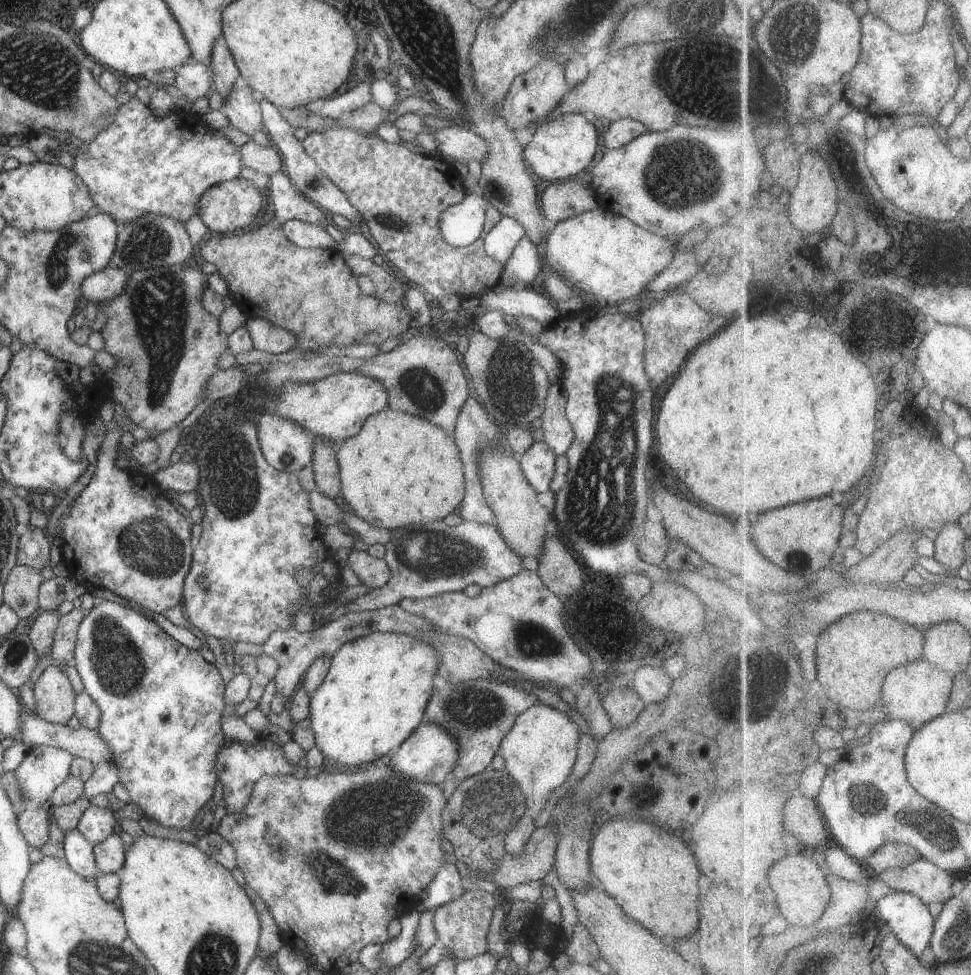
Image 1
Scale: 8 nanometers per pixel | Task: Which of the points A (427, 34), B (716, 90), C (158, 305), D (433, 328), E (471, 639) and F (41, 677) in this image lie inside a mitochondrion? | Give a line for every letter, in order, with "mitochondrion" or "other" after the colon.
A: mitochondrion
B: mitochondrion
C: mitochondrion
D: other
E: other
F: other

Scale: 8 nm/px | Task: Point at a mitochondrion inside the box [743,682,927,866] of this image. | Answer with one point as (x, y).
(873, 804)

